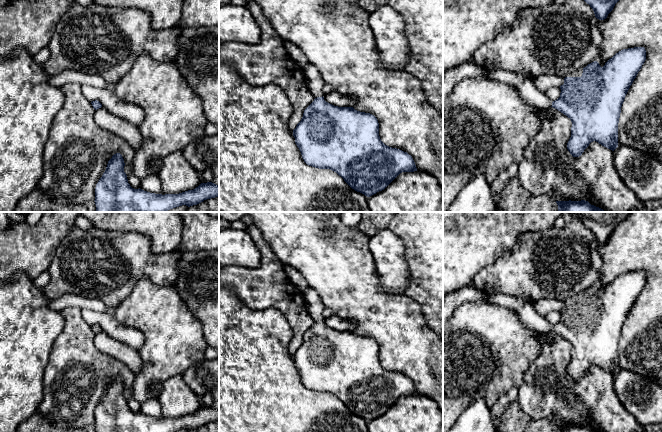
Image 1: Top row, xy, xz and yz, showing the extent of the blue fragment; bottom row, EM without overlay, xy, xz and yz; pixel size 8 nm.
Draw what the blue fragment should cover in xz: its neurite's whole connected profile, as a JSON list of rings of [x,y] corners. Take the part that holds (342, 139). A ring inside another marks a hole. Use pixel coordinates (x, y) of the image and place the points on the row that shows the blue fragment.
[[[308,63],[303,73],[315,99],[304,110],[293,136],[307,165],[336,172],[352,189],[367,197],[384,190],[400,173],[417,171],[411,155],[381,141],[379,123],[374,115],[326,102],[323,97],[325,81],[318,69]]]

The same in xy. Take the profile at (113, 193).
[[[120,153],[114,154],[108,161],[95,188],[96,212],[166,212],[219,197],[219,185],[212,182],[201,183],[195,189],[179,194],[162,195],[134,189],[128,183],[124,166]]]

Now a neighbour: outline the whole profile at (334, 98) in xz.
[[[332,91],[329,94],[324,94],[323,97],[326,102],[334,106],[353,107],[355,105],[355,100],[353,98],[342,95],[336,91]]]

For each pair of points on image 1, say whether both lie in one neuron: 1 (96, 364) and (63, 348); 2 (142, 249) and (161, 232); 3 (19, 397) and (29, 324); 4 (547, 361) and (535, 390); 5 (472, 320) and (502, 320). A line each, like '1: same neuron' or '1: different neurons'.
1: same neuron
2: different neurons
3: same neuron
4: same neuron
5: same neuron

